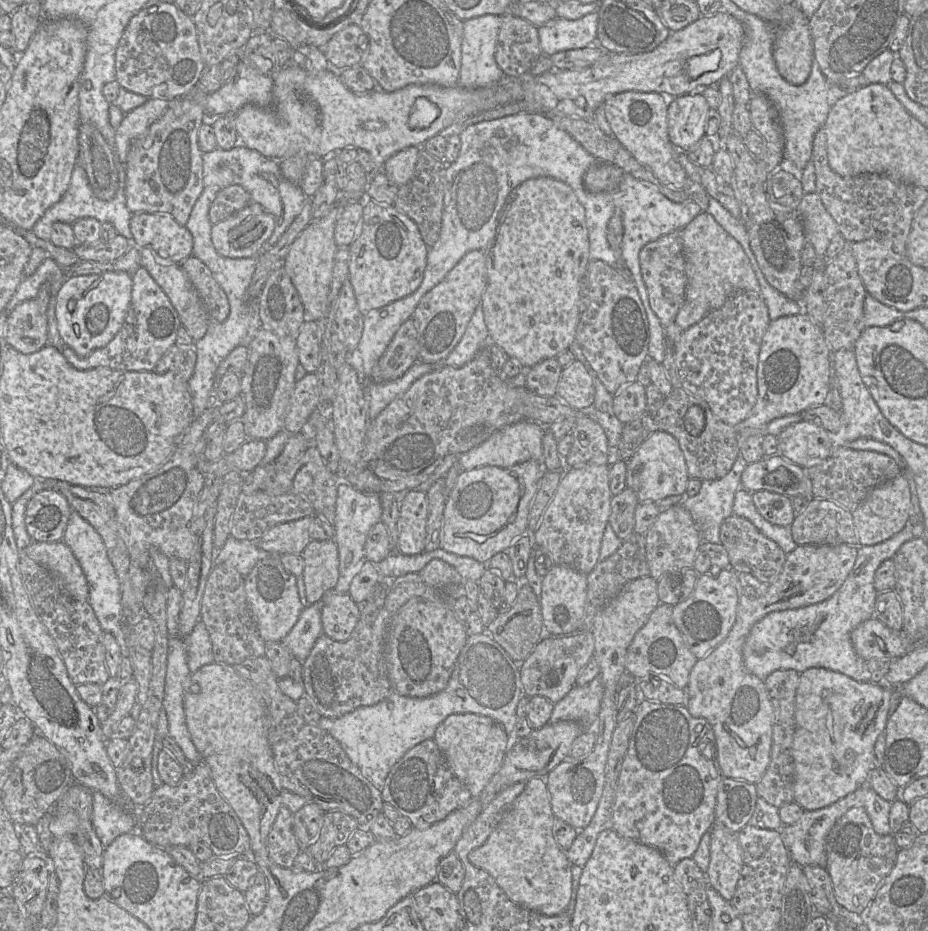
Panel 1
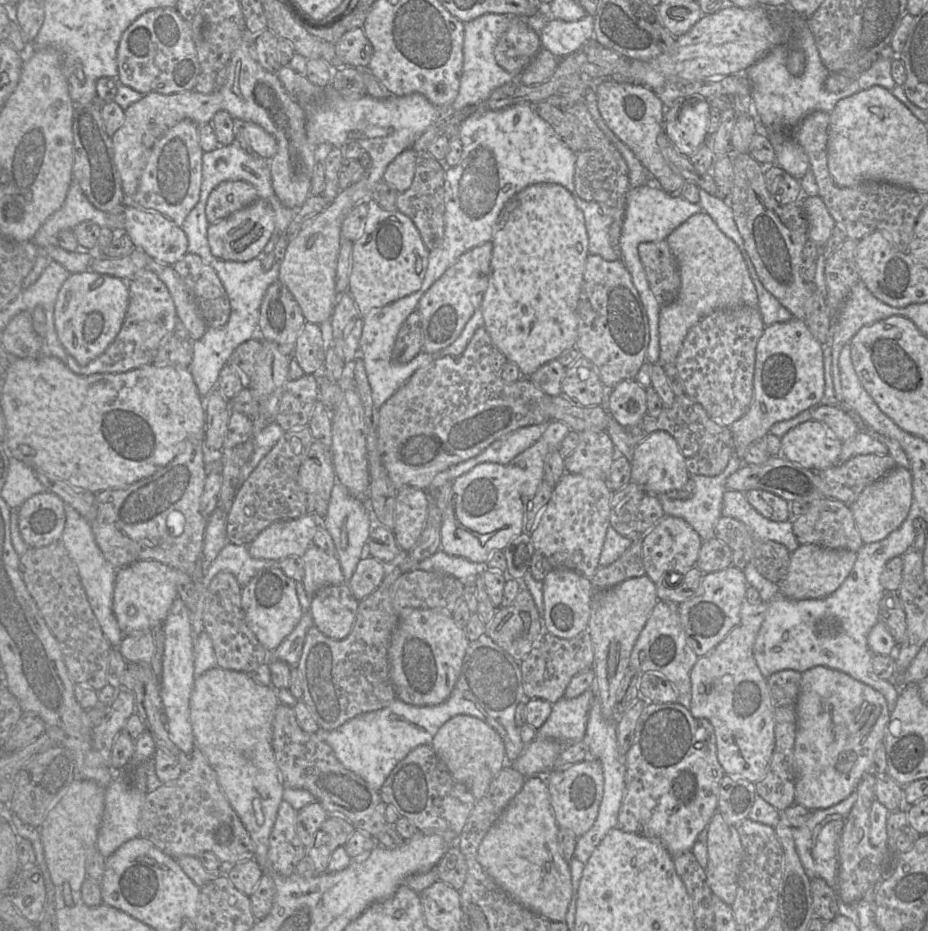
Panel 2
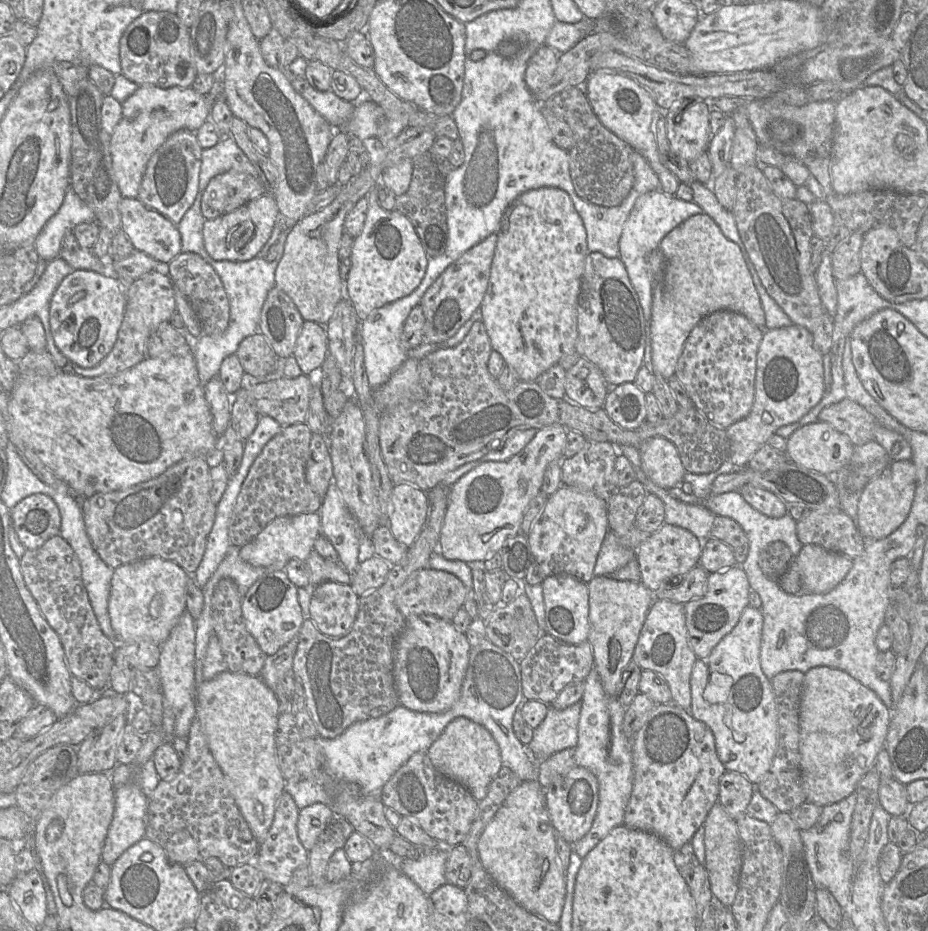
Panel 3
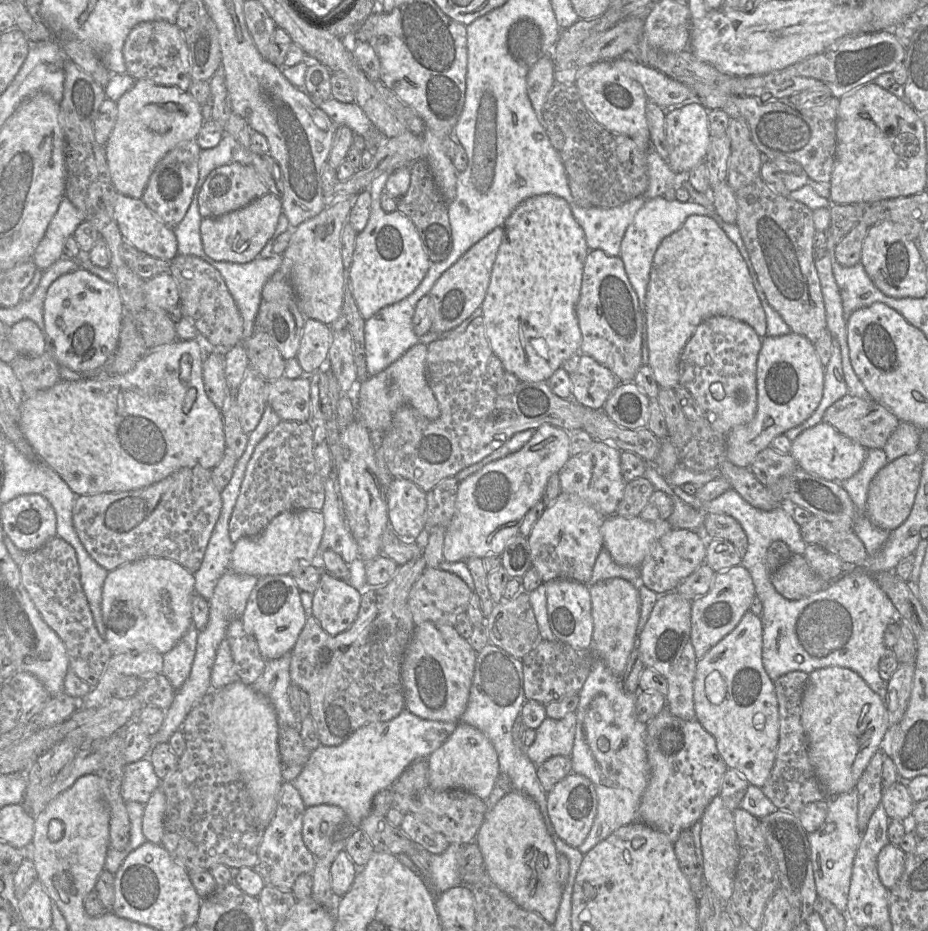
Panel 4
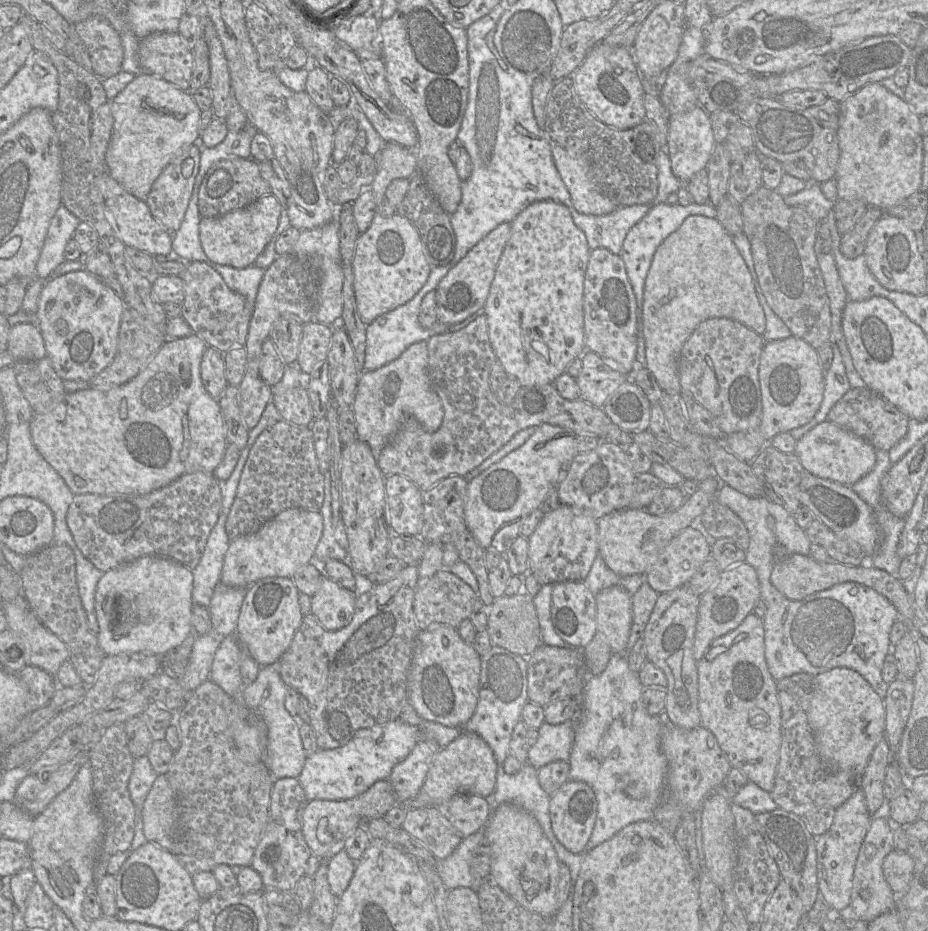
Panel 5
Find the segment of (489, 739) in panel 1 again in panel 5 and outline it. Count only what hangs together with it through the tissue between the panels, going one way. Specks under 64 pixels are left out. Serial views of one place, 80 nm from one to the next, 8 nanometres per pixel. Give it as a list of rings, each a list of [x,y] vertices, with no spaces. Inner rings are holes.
[[[462,729],[459,735],[434,756],[419,794],[405,808],[435,807],[457,794],[490,798],[496,783],[497,763],[488,744],[476,733]]]

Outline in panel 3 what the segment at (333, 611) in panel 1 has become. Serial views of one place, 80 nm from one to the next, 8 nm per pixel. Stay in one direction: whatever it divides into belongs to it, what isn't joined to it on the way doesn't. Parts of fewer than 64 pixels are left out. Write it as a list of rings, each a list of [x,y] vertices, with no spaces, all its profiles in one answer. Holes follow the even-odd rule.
[[[323,582],[311,588],[310,619],[324,635],[343,637],[356,620],[359,598],[350,584]]]

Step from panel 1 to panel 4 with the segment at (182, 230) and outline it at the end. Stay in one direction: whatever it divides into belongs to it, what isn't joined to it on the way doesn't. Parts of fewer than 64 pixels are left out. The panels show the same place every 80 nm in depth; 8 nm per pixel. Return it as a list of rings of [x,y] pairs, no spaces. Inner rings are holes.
[[[118,193],[114,212],[122,236],[138,250],[168,261],[178,255],[174,228],[159,219],[141,198]]]

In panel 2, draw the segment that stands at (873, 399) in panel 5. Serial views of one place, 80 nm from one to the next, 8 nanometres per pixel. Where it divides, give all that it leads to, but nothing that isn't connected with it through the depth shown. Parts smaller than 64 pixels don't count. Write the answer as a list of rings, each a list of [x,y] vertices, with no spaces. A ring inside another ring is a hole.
[[[820,404],[812,411],[811,417],[811,420],[826,424],[841,442],[850,440],[860,432],[854,419],[839,405]]]

